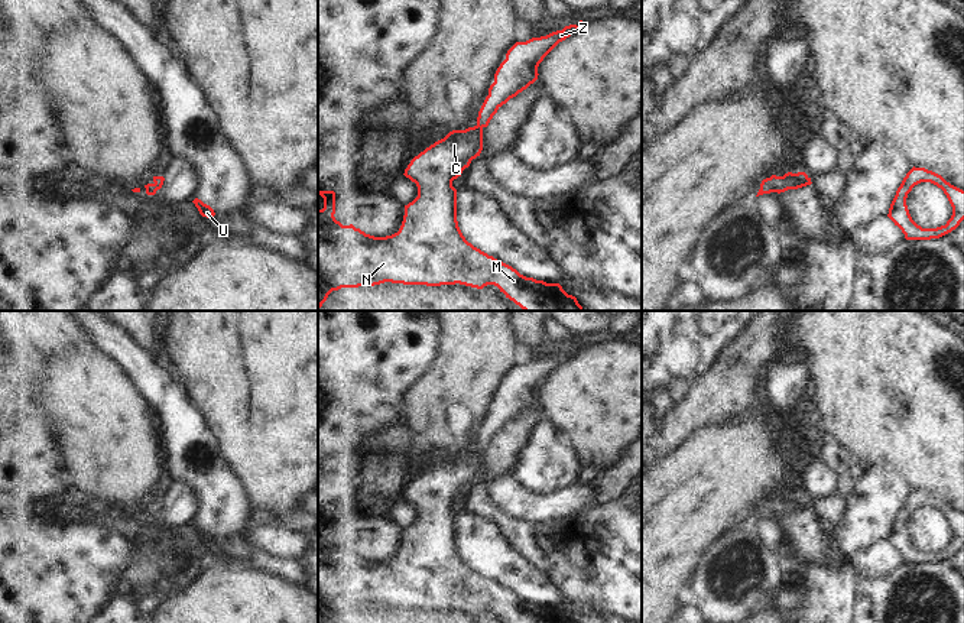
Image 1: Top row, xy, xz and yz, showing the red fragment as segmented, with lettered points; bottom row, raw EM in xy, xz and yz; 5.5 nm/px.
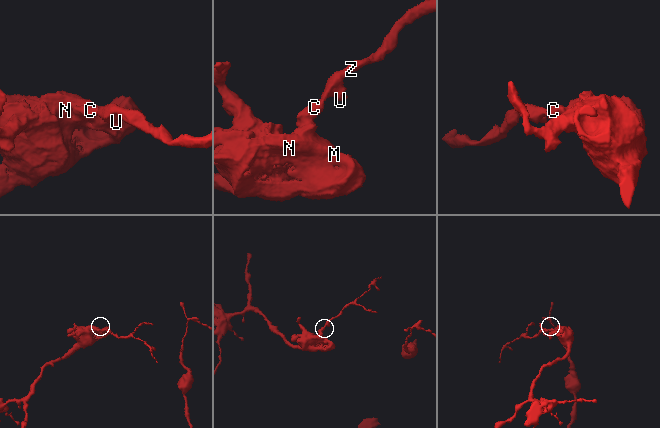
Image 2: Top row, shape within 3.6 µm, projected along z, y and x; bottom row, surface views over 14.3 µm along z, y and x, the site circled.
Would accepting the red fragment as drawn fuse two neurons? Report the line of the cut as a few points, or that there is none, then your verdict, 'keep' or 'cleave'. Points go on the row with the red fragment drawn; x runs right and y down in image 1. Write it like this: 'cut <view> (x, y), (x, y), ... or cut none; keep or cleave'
cut none; keep

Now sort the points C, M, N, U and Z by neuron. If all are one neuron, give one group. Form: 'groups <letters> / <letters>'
groups C M N U Z

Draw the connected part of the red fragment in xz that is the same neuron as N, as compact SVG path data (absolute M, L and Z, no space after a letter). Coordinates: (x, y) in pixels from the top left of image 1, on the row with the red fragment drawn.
M585 22L565 26L546 36L516 42L506 53L494 74L477 117L477 124L465 130L452 130L415 156L405 176L418 186L418 197L405 205L405 215L397 233L386 237L366 234L353 224L343 225L335 220L335 192L319 191L324 208L318 205L318 309L332 291L341 288L374 286L384 282L403 285L465 285L483 289L494 285L523 311L584 311L577 298L568 295L559 283L546 283L520 275L512 266L474 247L462 236L457 221L457 189L452 181L461 176L471 160L483 150L483 129L489 126L497 110L510 98L538 80L538 66L562 40L578 32Z

